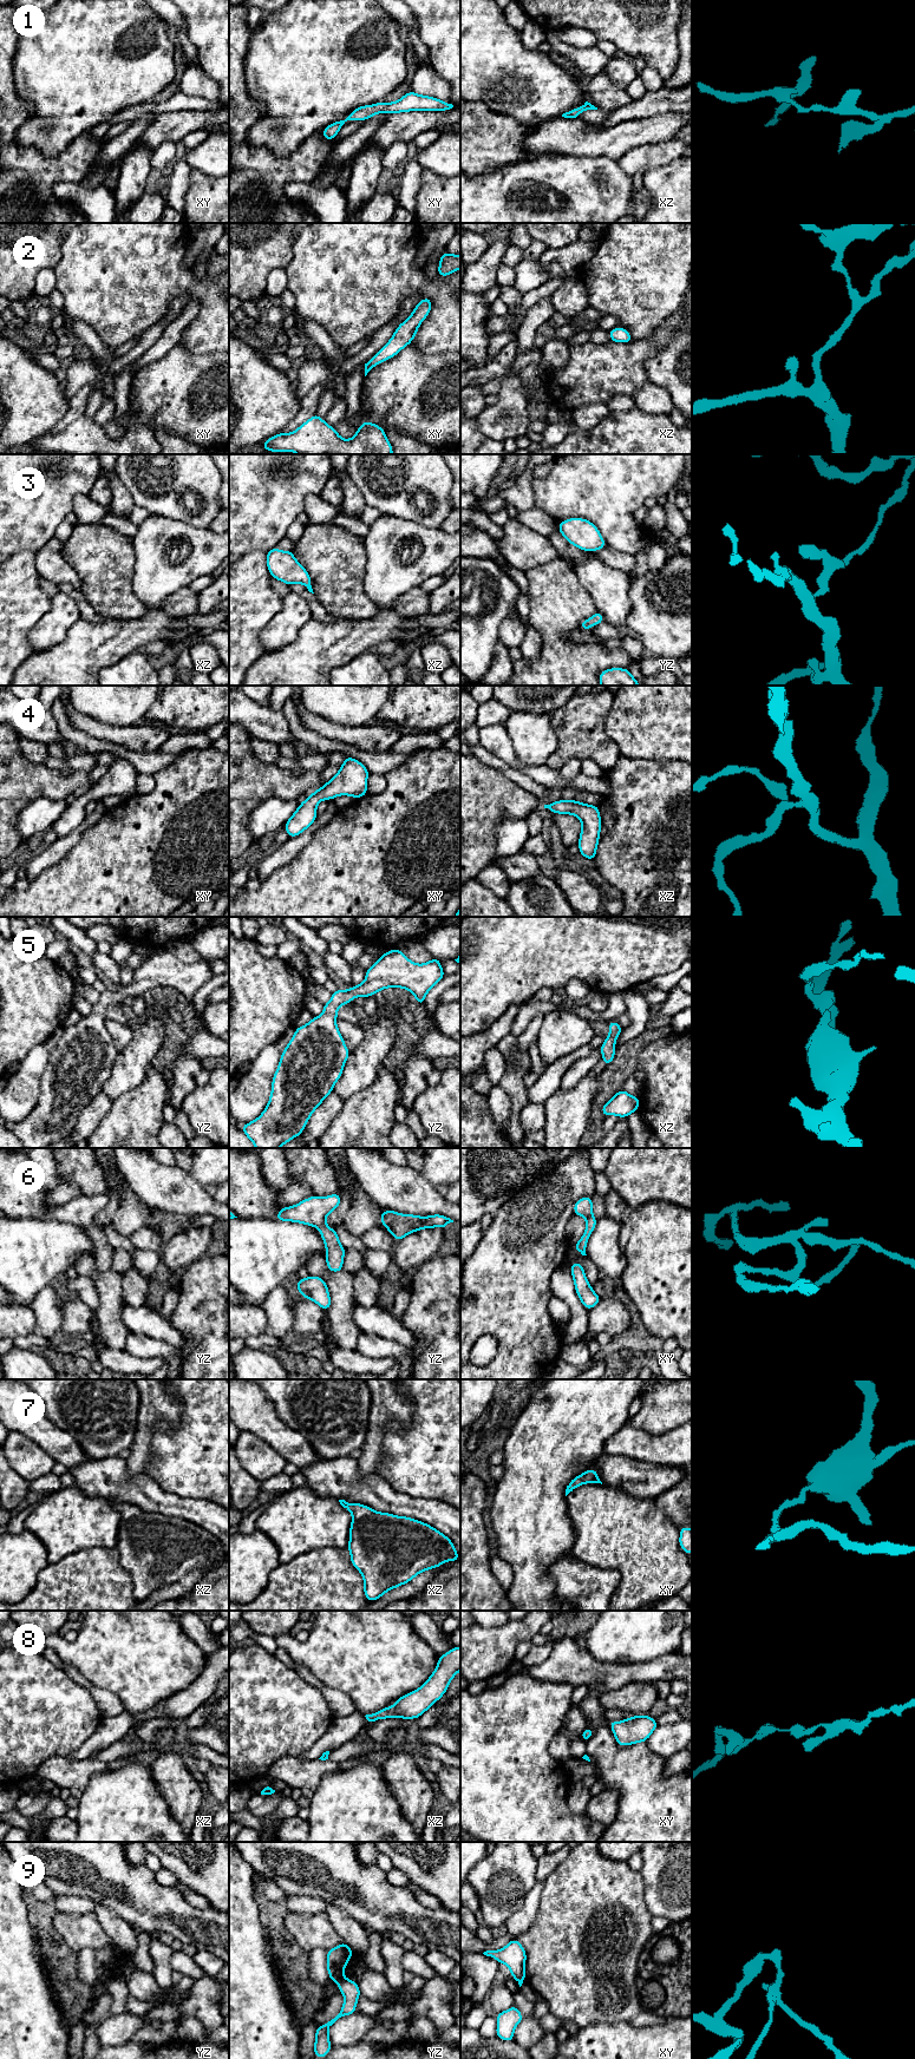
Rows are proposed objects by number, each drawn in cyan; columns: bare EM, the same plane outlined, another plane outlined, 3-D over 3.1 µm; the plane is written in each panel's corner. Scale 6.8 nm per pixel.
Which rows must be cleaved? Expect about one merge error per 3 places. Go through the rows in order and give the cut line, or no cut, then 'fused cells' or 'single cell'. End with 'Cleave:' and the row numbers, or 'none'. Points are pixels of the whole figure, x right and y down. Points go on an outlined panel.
1: no cut | single cell
2: no cut | single cell
3: no cut | single cell
4: no cut | single cell
5: no cut | single cell
6: no cut | single cell
7: no cut | single cell
8: no cut | single cell
9: yz (344, 1976), (337, 1981) | fused cells
Cleave: 9

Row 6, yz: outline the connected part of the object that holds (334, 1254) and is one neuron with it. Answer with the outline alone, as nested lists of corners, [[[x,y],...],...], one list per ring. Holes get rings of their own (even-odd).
[[[340,1193],[325,1198],[313,1195],[294,1206],[281,1208],[274,1218],[280,1221],[286,1220],[316,1227],[326,1246],[325,1259],[331,1272],[342,1271],[346,1252],[335,1230],[326,1225],[326,1217],[339,1207],[340,1201]]]

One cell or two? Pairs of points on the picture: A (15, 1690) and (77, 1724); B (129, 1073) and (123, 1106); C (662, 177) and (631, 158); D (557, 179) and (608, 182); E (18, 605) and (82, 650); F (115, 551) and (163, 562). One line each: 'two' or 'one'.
A: one
B: two
C: two
D: one
E: two
F: two

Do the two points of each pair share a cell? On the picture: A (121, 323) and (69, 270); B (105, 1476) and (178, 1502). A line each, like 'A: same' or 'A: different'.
A: same
B: same

